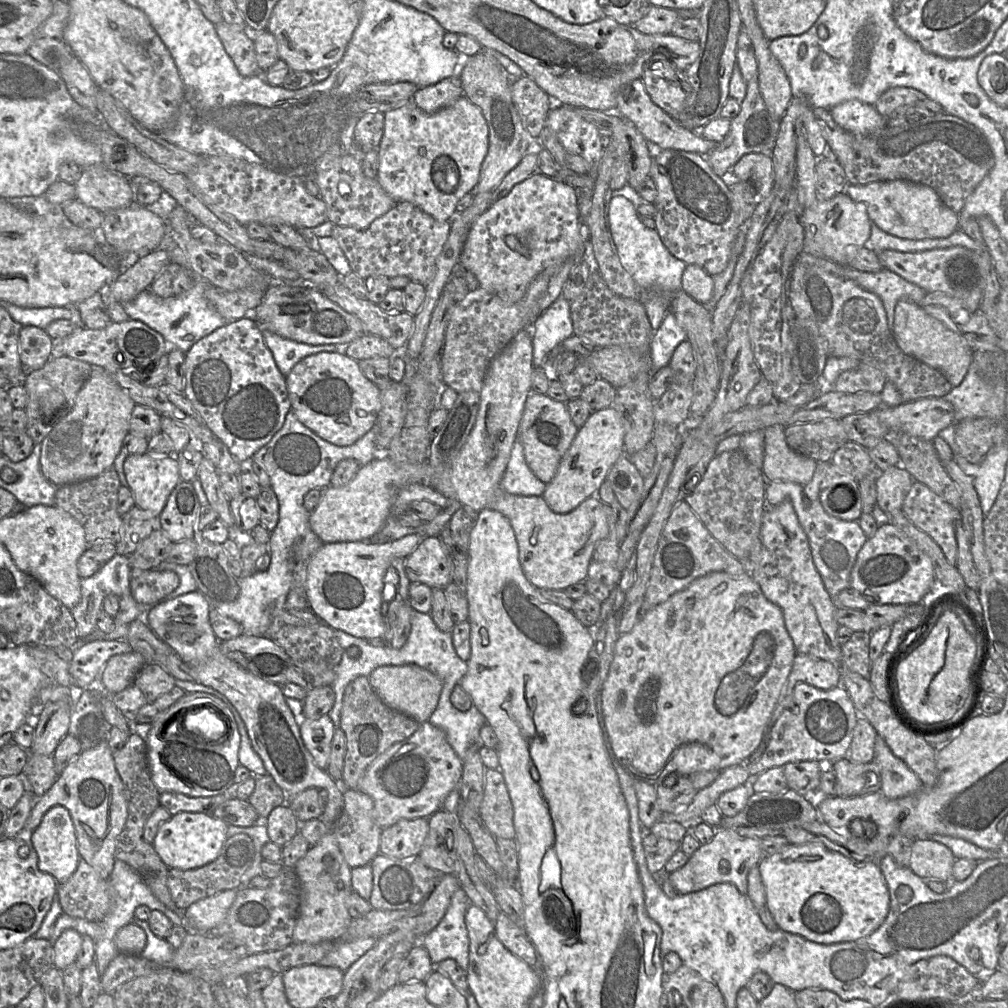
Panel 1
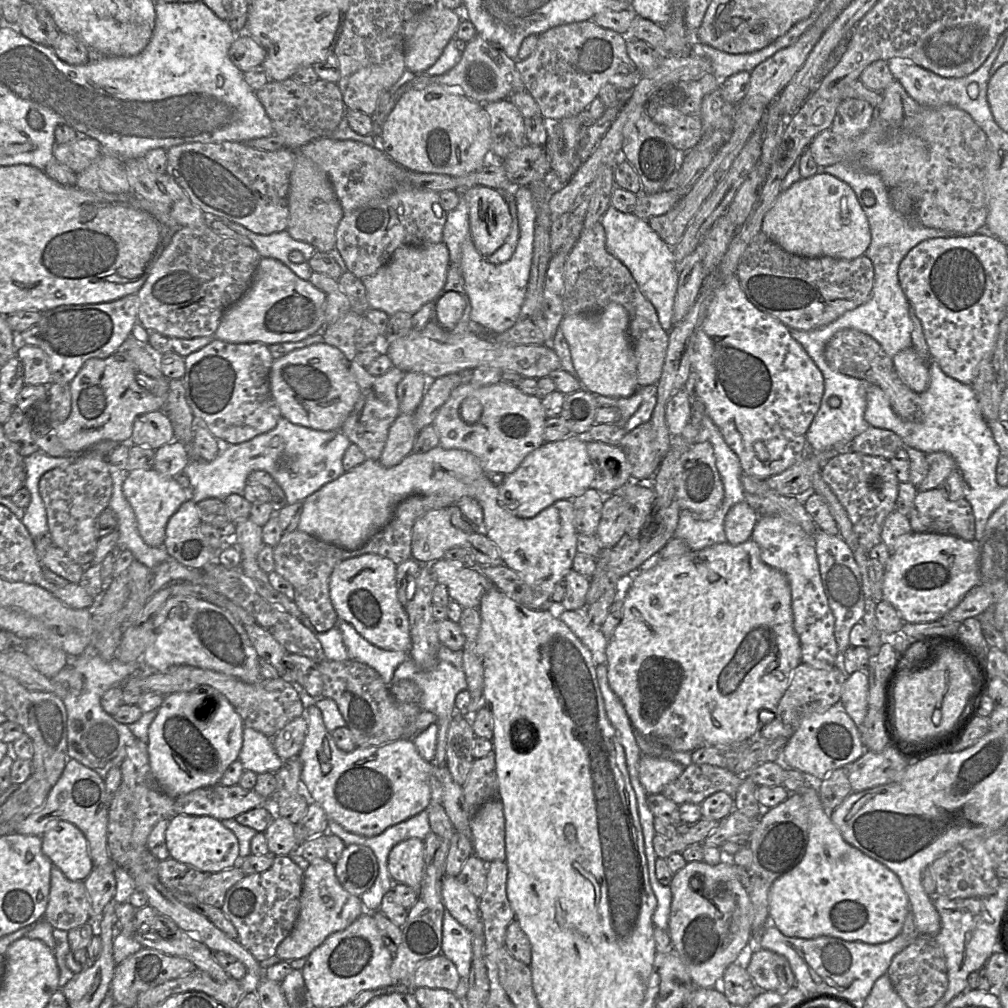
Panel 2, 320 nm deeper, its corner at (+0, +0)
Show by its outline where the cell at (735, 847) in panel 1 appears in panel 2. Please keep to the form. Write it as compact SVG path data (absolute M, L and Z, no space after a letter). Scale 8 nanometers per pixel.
M721 850L721 862L716 866L711 866L704 861L688 862L674 874L670 888L672 903L668 933L672 947L685 965L695 986L714 987L717 979L723 977L730 964L739 962L745 954L752 954L758 947L757 939L751 934L751 900L737 877L733 855Z

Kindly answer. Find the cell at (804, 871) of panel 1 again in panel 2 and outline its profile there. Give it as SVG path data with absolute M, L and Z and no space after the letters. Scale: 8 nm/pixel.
M810 780L798 792L808 809L808 841L801 860L777 878L770 889L769 917L774 926L787 937L815 939L830 936L844 941L880 944L901 933L909 912L909 899L898 876L882 863L847 843L838 827L822 806L817 782Z

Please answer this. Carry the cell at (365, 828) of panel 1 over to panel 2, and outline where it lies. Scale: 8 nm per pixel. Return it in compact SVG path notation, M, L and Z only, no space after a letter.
M347 845L335 864L336 876L352 895L360 897L374 884L379 865L374 852L367 846Z

